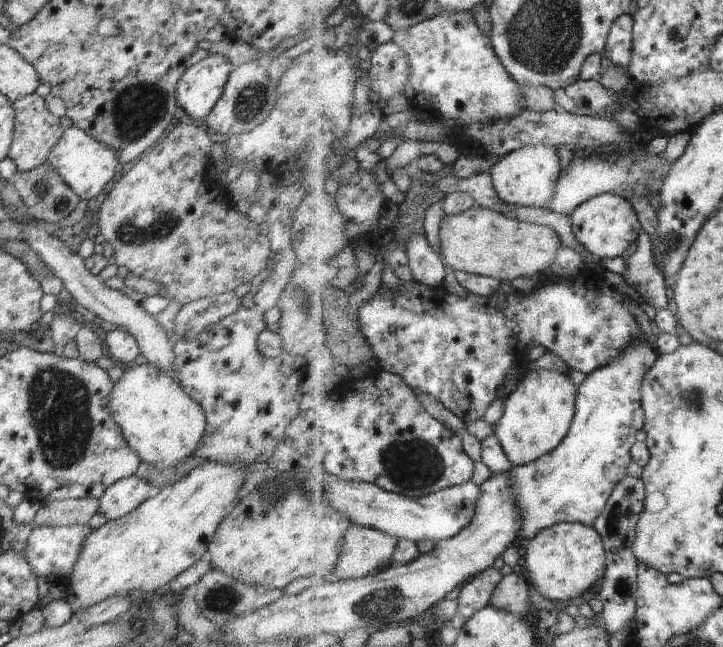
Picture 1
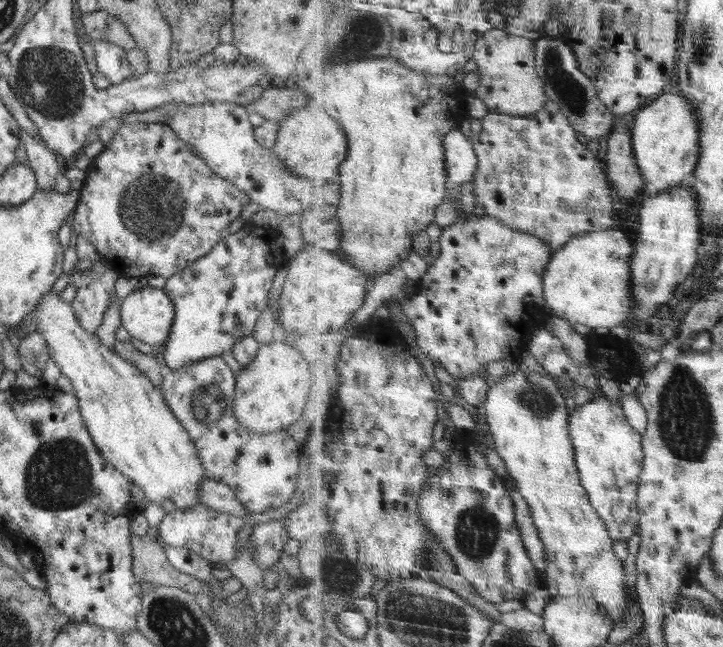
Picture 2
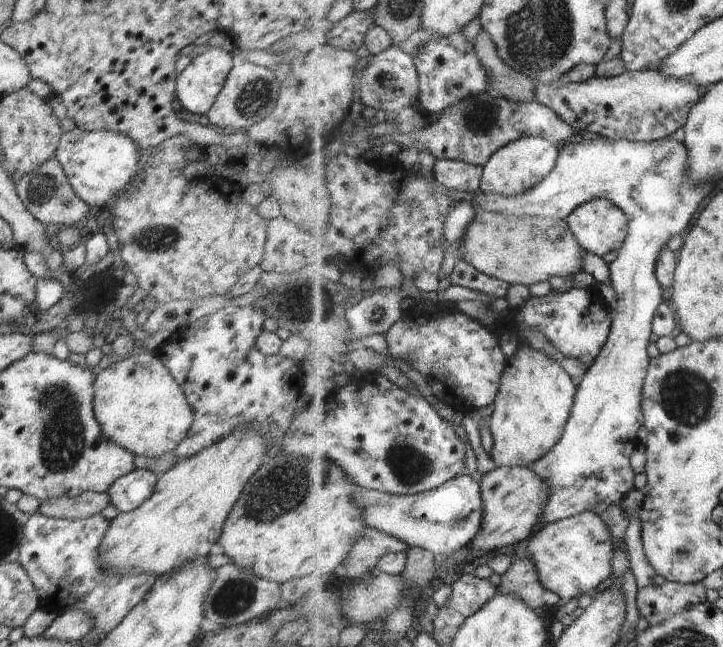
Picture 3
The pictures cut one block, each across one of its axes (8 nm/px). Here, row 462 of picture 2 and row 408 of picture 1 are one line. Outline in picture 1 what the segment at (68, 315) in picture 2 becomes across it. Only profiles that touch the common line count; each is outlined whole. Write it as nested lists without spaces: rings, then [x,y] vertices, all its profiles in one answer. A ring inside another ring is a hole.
[[[150,363],[125,368],[124,376],[113,384],[109,409],[130,448],[138,453],[140,460],[146,461],[158,470],[172,469],[182,461],[190,460],[196,449],[203,444],[207,422],[202,407],[185,393],[180,383],[168,376],[160,367]]]

